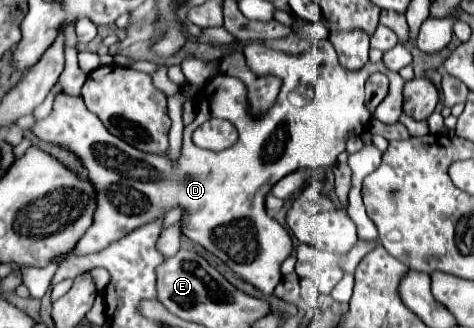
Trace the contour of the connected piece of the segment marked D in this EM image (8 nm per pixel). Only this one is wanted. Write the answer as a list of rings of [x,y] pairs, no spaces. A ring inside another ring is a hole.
[[[328,39],[314,43],[310,47],[310,51],[306,51],[302,55],[278,53],[278,51],[272,51],[264,45],[260,45],[260,43],[250,43],[248,47],[244,47],[242,53],[246,57],[250,71],[284,71],[284,75],[278,75],[282,79],[282,87],[280,87],[280,95],[278,95],[276,103],[270,107],[270,111],[264,117],[252,119],[248,115],[248,99],[246,99],[244,83],[240,79],[228,77],[228,75],[214,77],[208,85],[204,85],[196,93],[196,115],[198,117],[194,119],[194,123],[184,127],[182,153],[180,153],[178,163],[172,163],[168,159],[168,155],[150,155],[150,153],[142,153],[142,151],[130,147],[122,139],[108,133],[104,123],[84,107],[84,101],[80,97],[56,93],[52,113],[34,125],[34,137],[40,141],[60,145],[62,149],[74,153],[84,163],[84,167],[88,171],[88,181],[92,181],[92,187],[96,189],[96,213],[92,217],[92,225],[84,233],[84,237],[78,241],[76,249],[70,255],[96,253],[96,251],[104,249],[106,245],[110,245],[112,241],[124,237],[128,231],[134,231],[136,227],[160,217],[162,211],[170,211],[172,207],[180,205],[182,211],[186,211],[182,233],[188,239],[192,239],[194,243],[200,243],[204,249],[208,249],[210,253],[220,257],[228,265],[228,269],[232,269],[240,279],[244,279],[246,283],[256,287],[262,295],[272,295],[278,281],[282,279],[280,263],[292,253],[292,247],[294,247],[288,231],[264,213],[266,211],[264,209],[264,195],[270,193],[272,185],[276,181],[280,181],[282,177],[286,177],[288,173],[294,173],[298,169],[318,171],[318,169],[326,169],[330,165],[336,165],[336,157],[344,151],[348,137],[352,133],[360,133],[360,131],[368,129],[372,113],[364,105],[364,83],[376,71],[386,73],[390,79],[390,93],[374,111],[374,117],[378,121],[382,121],[382,123],[396,123],[398,121],[398,117],[402,115],[402,87],[404,87],[404,113],[416,121],[428,119],[438,103],[438,91],[426,77],[412,79],[404,85],[402,77],[398,73],[392,73],[390,69],[386,69],[384,63],[368,63],[358,71],[346,71],[344,67],[340,67],[336,51]],[[210,117],[222,117],[222,119],[230,121],[238,129],[238,135],[240,135],[238,143],[234,143],[232,147],[228,147],[224,151],[208,151],[208,149],[196,147],[192,143],[192,133],[198,125],[202,125]]]

